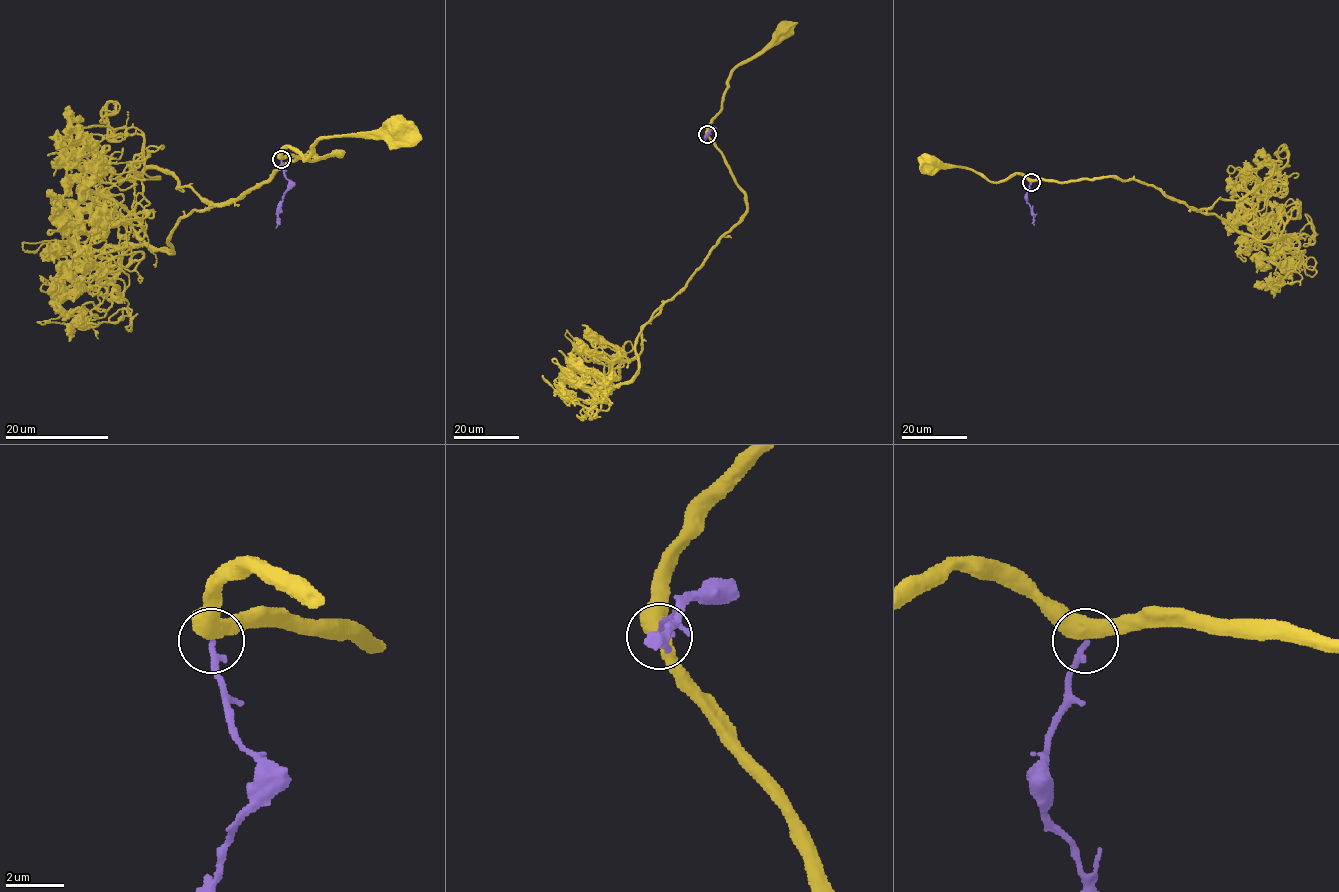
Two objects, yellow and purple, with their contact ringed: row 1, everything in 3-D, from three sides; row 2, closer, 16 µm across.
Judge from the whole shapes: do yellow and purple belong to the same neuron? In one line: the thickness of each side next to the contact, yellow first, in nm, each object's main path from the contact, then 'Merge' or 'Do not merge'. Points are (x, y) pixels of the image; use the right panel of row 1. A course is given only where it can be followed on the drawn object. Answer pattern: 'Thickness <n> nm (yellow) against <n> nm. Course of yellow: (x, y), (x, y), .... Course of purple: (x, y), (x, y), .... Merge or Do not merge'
Thickness 550 nm (yellow) against 220 nm. Course of yellow: (1031, 181), (1018, 174), (1005, 181), (990, 181), (963, 166), (931, 166), (928, 163). Course of purple: (1031, 181), (1026, 201), (1034, 225). Do not merge

